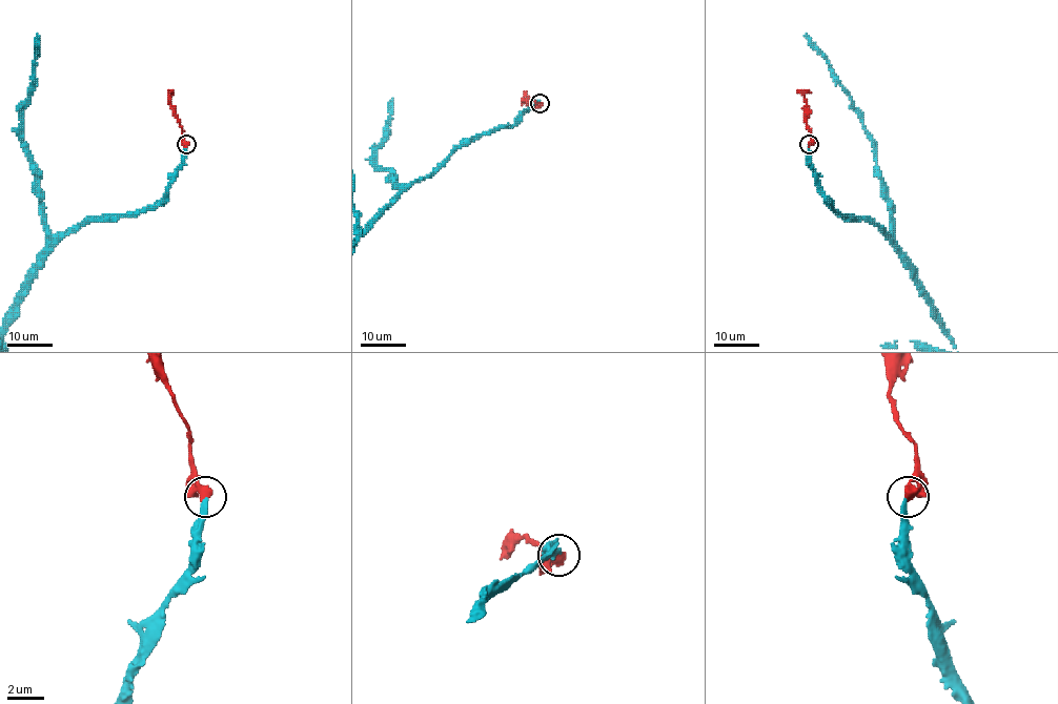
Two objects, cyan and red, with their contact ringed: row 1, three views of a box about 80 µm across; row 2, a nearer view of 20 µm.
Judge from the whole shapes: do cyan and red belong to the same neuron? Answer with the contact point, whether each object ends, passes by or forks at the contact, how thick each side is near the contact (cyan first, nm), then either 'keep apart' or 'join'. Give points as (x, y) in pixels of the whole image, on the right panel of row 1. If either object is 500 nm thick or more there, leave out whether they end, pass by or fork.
(809, 144) | 240/550 nm | join

